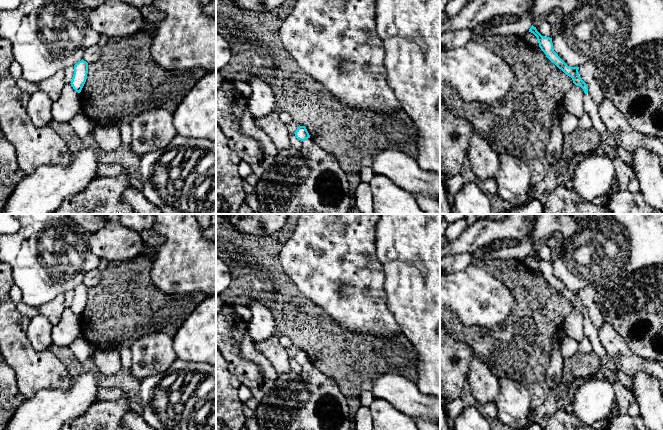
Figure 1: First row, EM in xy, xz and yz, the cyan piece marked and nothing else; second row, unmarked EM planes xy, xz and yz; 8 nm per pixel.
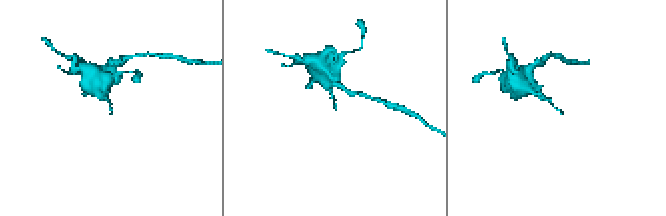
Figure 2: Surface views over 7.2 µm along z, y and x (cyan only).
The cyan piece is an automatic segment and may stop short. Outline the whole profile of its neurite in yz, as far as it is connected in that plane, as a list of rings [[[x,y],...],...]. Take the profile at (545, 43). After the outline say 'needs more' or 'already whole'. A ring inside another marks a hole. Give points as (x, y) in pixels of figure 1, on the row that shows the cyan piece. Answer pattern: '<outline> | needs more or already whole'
[[[533,25],[529,29],[529,32],[533,33],[538,40],[539,47],[545,53],[546,57],[554,63],[559,69],[561,69],[565,74],[572,78],[575,85],[580,86],[584,93],[588,93],[588,86],[579,76],[579,67],[568,66],[554,51],[552,38],[542,36]]] | already whole

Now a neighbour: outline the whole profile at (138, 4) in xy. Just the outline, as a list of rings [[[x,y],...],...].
[[[123,0],[124,2],[134,6],[137,9],[140,9],[147,5],[152,5],[154,0]]]

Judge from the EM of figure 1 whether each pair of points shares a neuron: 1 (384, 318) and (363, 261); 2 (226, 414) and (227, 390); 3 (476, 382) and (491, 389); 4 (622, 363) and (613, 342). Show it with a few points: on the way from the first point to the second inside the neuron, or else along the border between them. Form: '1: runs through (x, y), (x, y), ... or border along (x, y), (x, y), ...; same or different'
1: runs through (370, 304), (363, 297), (363, 275); same
2: runs through (226, 408), (226, 396); same
3: runs through (480, 382), (487, 388); same
4: runs through (621, 358), (617, 354), (616, 347); same

